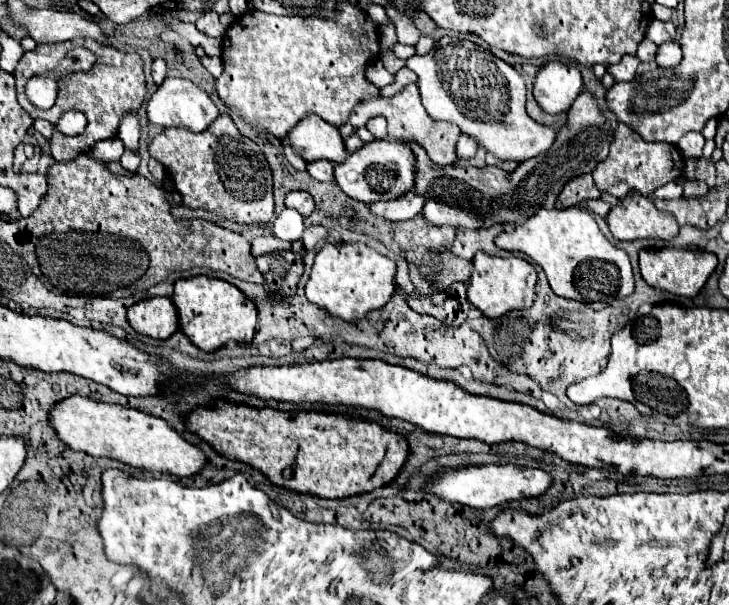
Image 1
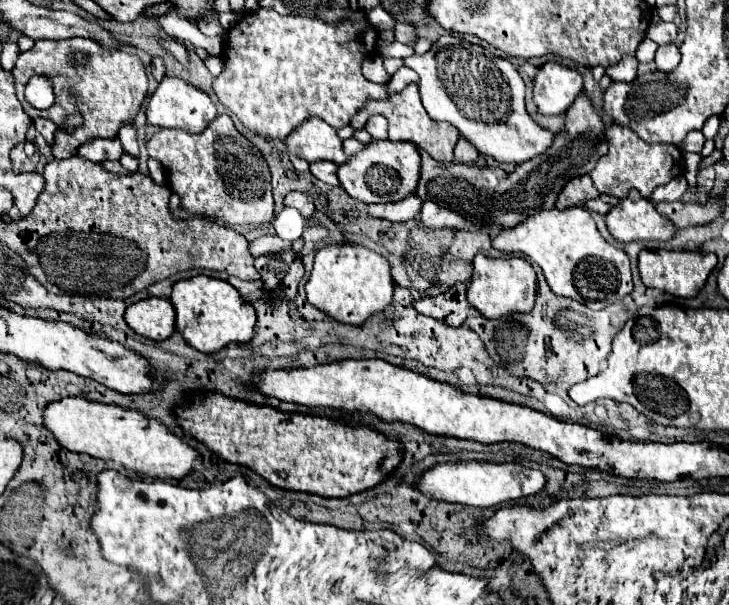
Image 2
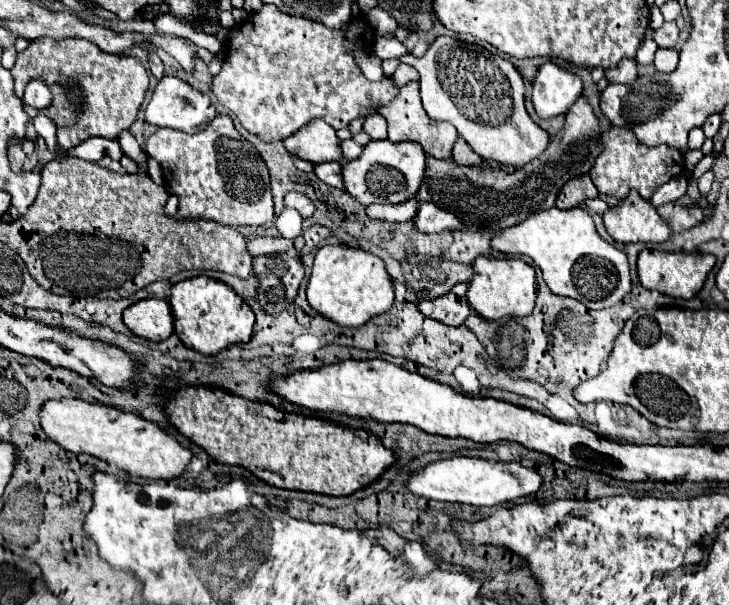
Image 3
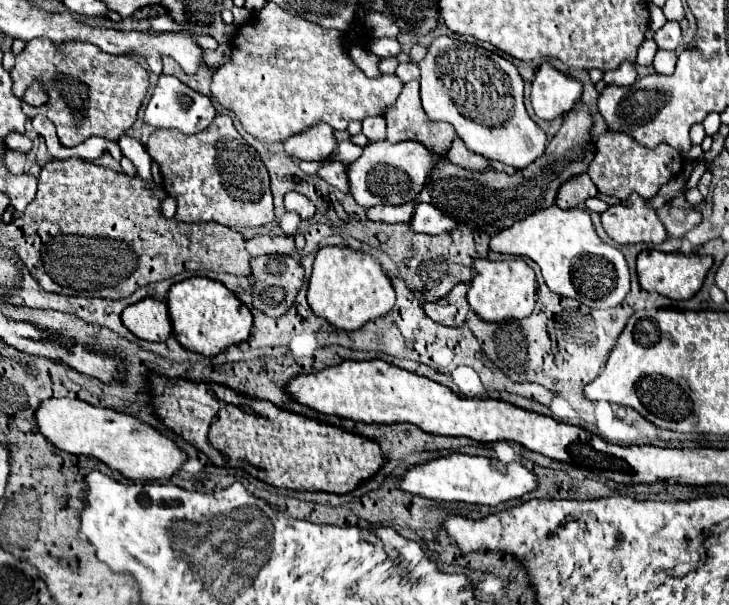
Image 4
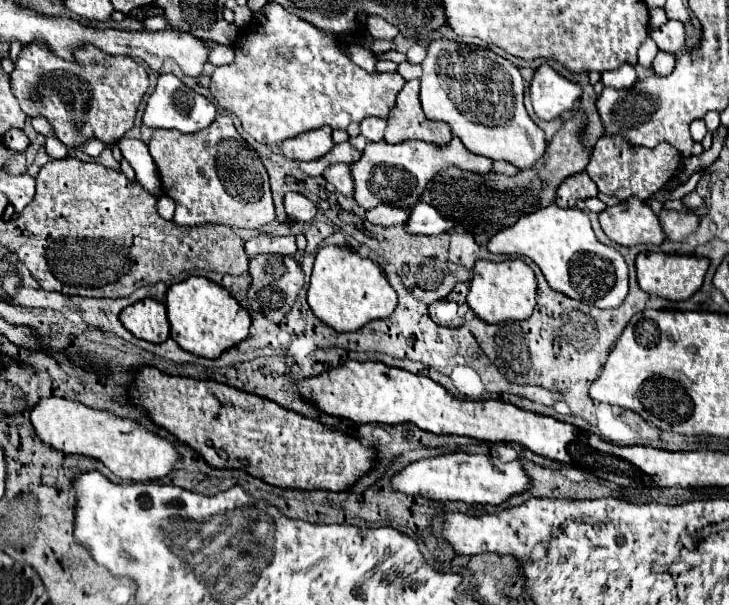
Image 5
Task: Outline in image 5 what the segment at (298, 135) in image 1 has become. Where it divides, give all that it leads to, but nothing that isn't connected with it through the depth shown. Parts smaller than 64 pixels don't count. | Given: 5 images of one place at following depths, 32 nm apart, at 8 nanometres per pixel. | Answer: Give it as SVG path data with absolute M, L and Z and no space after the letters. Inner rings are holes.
M328 126L314 128L312 132L304 132L300 136L294 136L292 140L282 142L282 152L290 160L318 160L332 148L332 128Z

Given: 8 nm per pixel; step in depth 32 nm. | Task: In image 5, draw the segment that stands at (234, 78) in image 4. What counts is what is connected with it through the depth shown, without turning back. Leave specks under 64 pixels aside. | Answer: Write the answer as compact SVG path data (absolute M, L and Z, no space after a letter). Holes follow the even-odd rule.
M270 2L264 8L264 22L248 24L236 44L234 44L234 62L228 66L218 66L212 74L210 92L218 104L236 114L242 122L242 128L262 144L280 144L288 138L294 138L302 132L330 126L334 130L346 130L350 122L360 122L366 116L388 118L394 108L396 96L404 86L404 78L398 72L392 74L368 74L360 66L342 54L338 46L338 34L324 32L306 20L292 16L280 4Z

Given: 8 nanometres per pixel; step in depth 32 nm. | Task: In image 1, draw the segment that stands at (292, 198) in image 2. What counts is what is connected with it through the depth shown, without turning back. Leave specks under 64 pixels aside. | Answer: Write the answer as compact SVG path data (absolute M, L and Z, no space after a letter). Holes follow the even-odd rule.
M296 190L296 192L290 192L286 196L286 206L288 208L294 208L298 210L302 216L310 216L314 212L314 200L308 192L304 190Z

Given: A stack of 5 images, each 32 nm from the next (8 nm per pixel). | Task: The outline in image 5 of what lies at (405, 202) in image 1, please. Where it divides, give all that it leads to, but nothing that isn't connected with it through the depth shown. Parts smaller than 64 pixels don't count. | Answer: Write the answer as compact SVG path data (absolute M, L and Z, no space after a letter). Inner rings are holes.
M380 204L372 210L366 212L366 218L374 224L384 224L384 226L392 226L392 224L404 224L408 220L408 212L410 208L396 208L396 206L388 206L388 204Z

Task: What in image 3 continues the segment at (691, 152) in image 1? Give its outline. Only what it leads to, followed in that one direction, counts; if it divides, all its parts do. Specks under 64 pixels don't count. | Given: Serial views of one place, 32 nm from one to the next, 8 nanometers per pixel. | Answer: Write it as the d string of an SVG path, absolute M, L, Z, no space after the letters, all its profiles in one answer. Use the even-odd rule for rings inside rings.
M694 128L690 134L688 134L688 150L696 150L696 148L702 148L706 136L702 132L702 128Z

